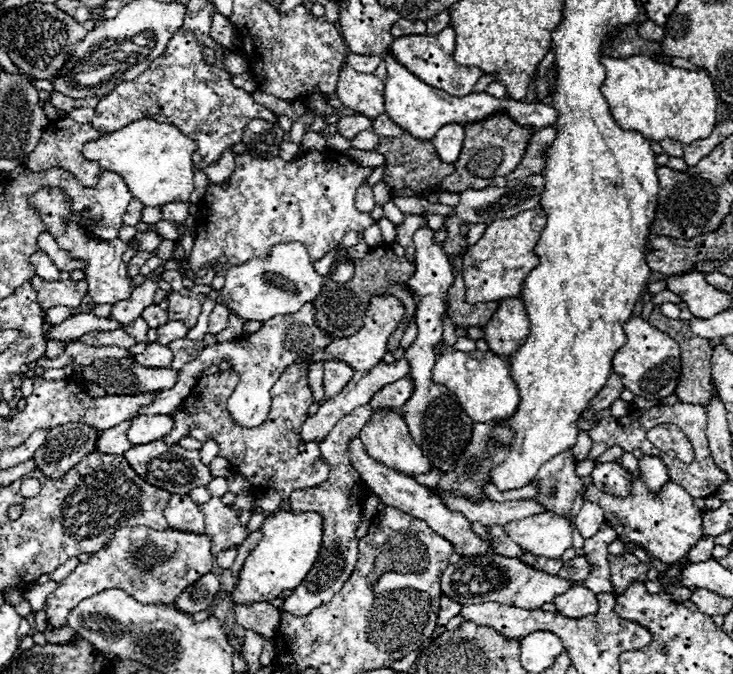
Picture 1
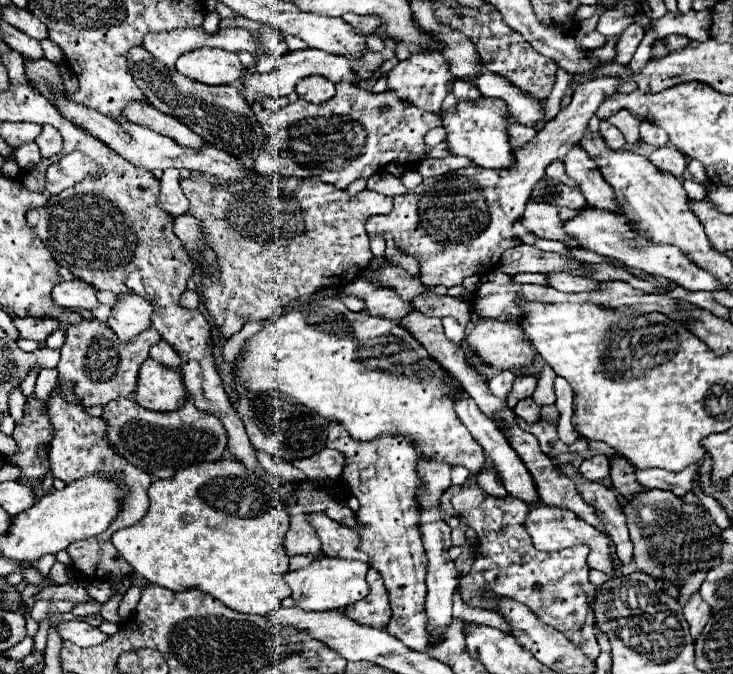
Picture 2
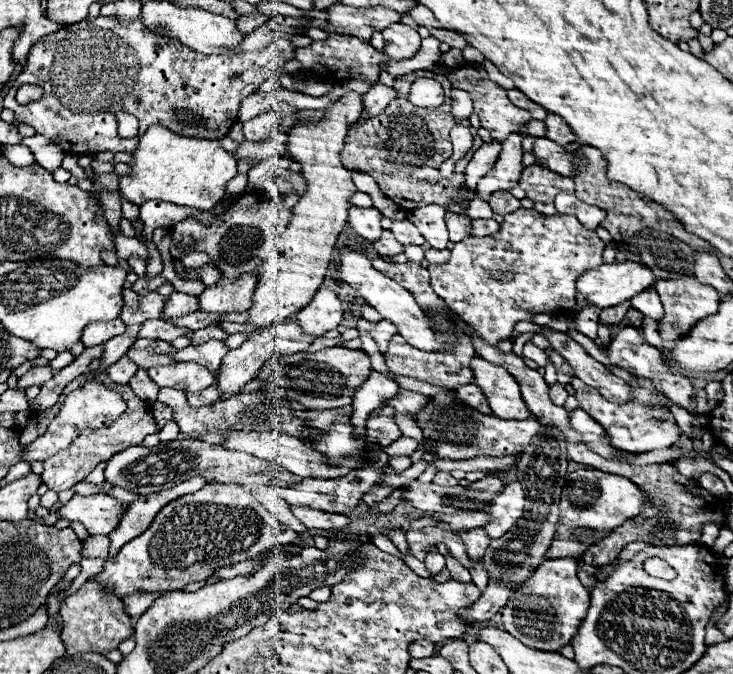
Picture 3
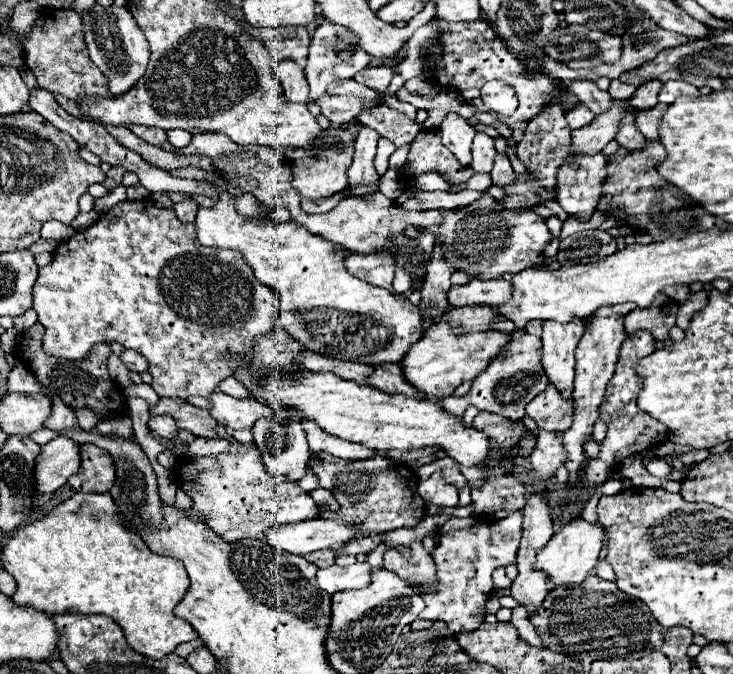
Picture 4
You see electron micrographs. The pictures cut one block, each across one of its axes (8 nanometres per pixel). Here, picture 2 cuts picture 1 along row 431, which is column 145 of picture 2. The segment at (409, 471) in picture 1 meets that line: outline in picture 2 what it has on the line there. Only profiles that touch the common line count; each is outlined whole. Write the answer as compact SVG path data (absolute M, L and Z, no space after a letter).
M146 360L138 374L134 400L148 410L170 412L186 402L186 388L178 368L164 368L156 360Z

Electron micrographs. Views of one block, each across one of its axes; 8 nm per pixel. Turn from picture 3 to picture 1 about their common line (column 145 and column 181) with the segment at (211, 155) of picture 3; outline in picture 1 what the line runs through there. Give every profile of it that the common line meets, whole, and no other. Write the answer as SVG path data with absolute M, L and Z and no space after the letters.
M140 118L130 126L124 126L112 134L104 134L96 142L84 144L84 158L100 162L104 170L116 170L128 182L132 196L144 206L162 206L166 202L190 202L194 190L192 180L192 152L196 144L176 130L174 124L156 122L152 118Z

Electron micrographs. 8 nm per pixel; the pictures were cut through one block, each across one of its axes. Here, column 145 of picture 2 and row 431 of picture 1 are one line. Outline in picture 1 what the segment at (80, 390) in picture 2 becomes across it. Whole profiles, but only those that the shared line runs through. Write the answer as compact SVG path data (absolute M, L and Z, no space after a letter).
M360 406L352 414L342 418L336 424L336 428L332 428L328 438L320 444L320 454L322 454L324 462L328 462L328 468L330 468L328 480L324 480L320 486L308 488L308 490L294 490L288 496L288 506L290 506L292 514L302 514L302 512L314 510L324 518L324 538L322 538L320 554L316 558L316 566L312 566L312 570L308 572L308 578L304 578L304 582L300 582L300 586L296 590L292 590L290 598L284 602L284 610L294 616L306 616L314 608L328 604L332 600L332 596L344 586L344 582L354 572L354 566L358 560L356 530L362 522L362 504L364 504L364 500L358 496L366 494L366 484L362 482L360 474L354 470L354 466L350 462L348 444L352 442L352 438L360 436L360 430L366 426L366 422L372 418L372 414L374 414L372 408Z

